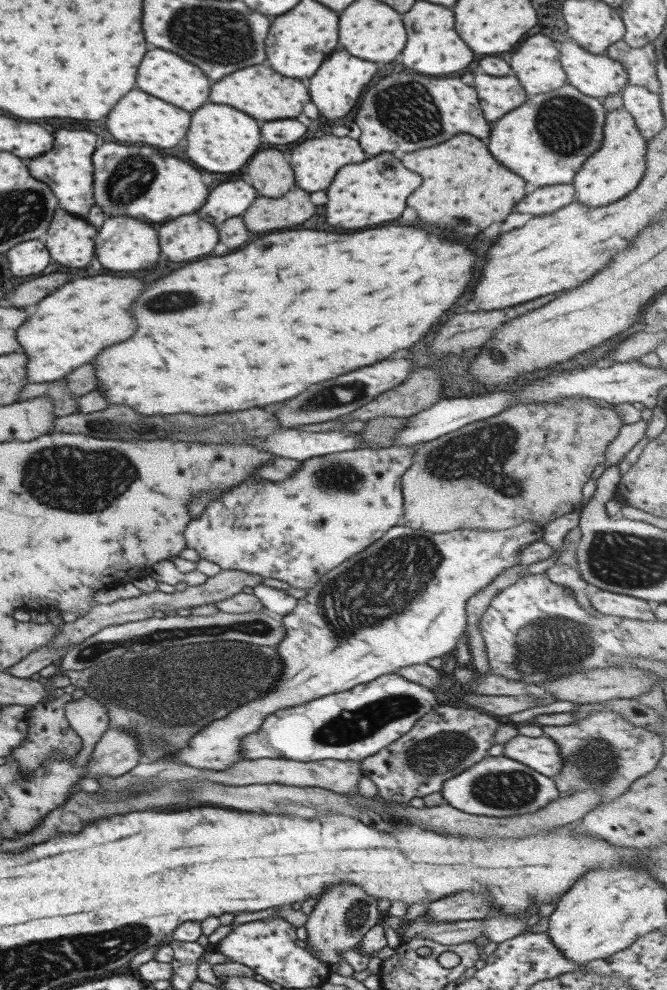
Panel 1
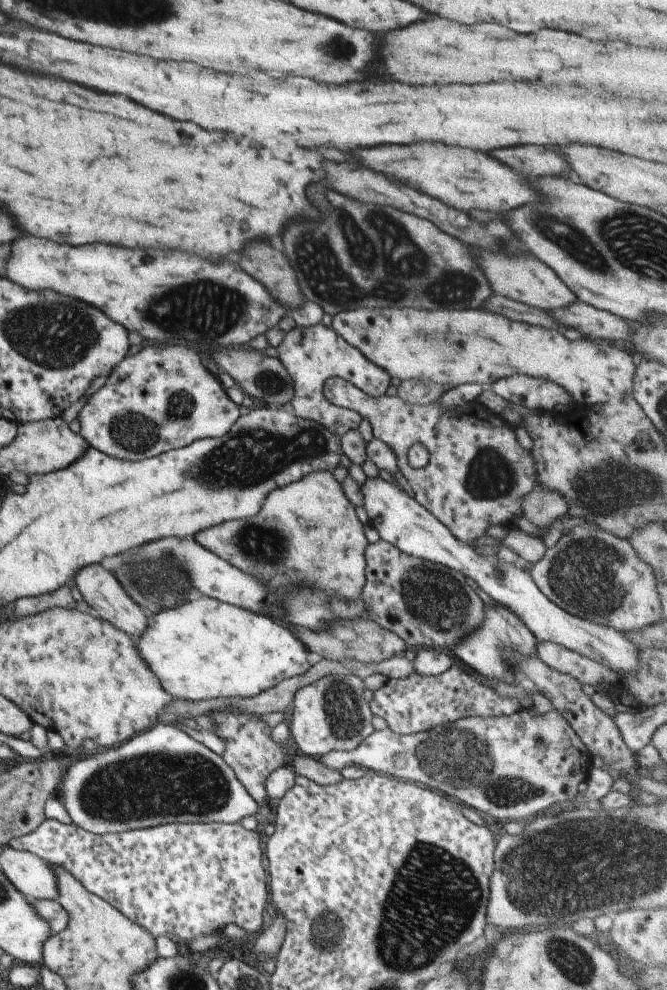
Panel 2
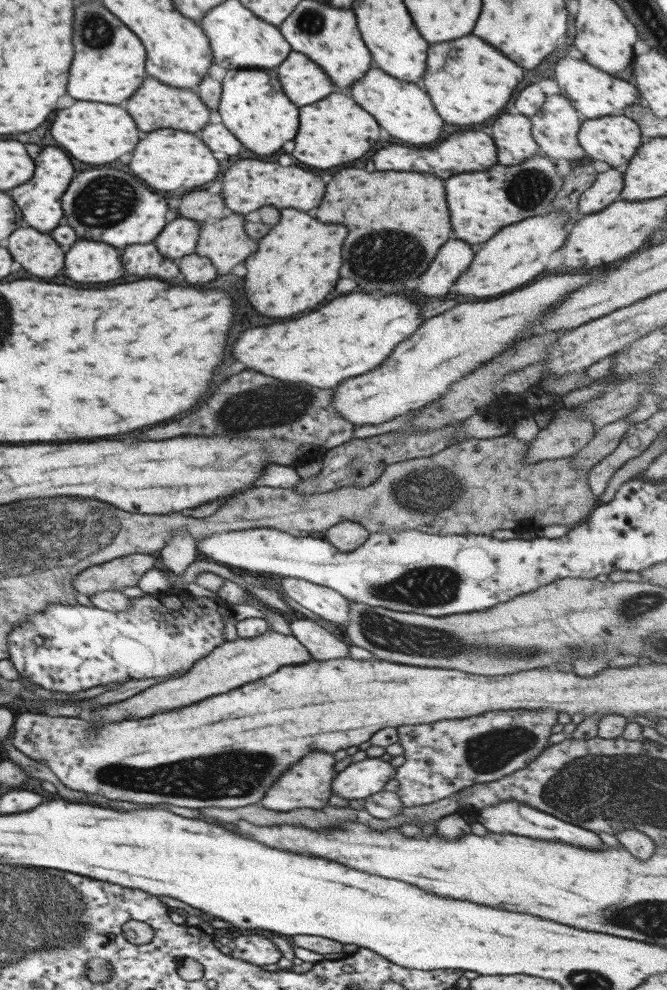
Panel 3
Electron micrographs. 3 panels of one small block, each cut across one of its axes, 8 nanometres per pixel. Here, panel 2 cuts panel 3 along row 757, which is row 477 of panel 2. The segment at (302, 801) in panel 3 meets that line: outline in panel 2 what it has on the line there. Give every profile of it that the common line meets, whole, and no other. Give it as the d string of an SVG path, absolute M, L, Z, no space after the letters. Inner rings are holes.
M327 470L273 490L255 518L229 520L219 526L203 528L195 534L195 540L227 564L267 584L267 594L269 588L287 590L295 584L305 584L329 596L353 602L360 597L365 584L364 553L368 542L363 525Z

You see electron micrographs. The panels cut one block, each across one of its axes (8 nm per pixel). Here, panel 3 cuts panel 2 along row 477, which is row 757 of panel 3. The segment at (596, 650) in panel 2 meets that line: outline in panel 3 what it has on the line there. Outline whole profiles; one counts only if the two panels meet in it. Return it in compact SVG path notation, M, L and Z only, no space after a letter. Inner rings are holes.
M365 757L359 762L350 763L338 772L331 781L331 795L343 800L364 799L383 789L387 780L394 777L392 761L383 761L379 757Z

